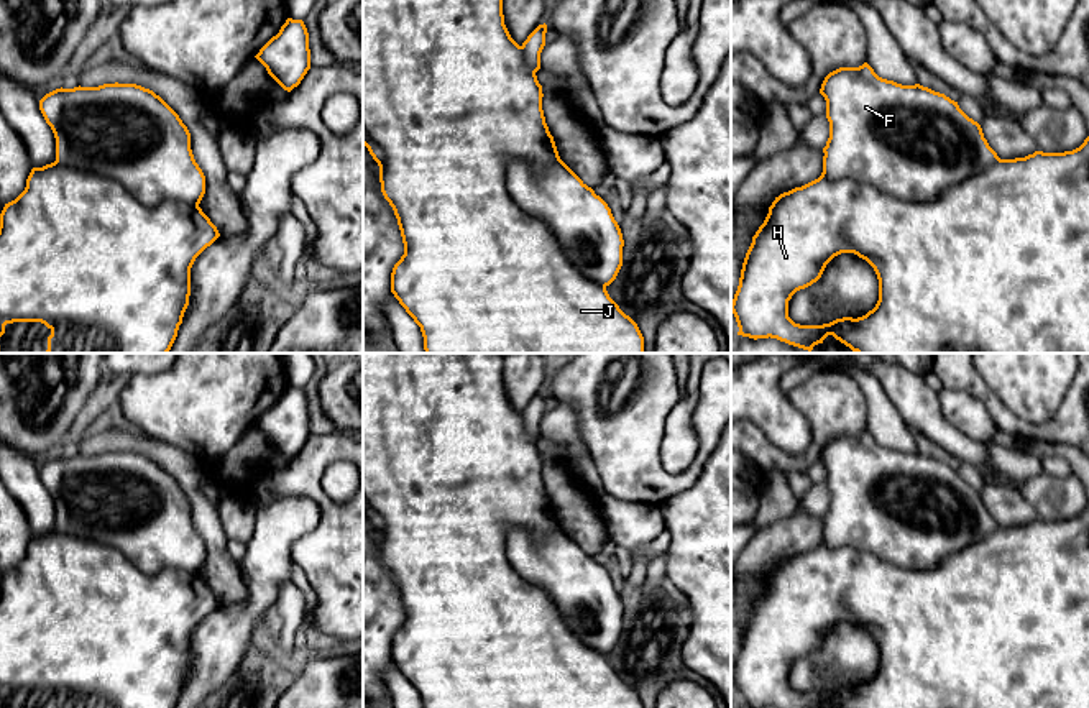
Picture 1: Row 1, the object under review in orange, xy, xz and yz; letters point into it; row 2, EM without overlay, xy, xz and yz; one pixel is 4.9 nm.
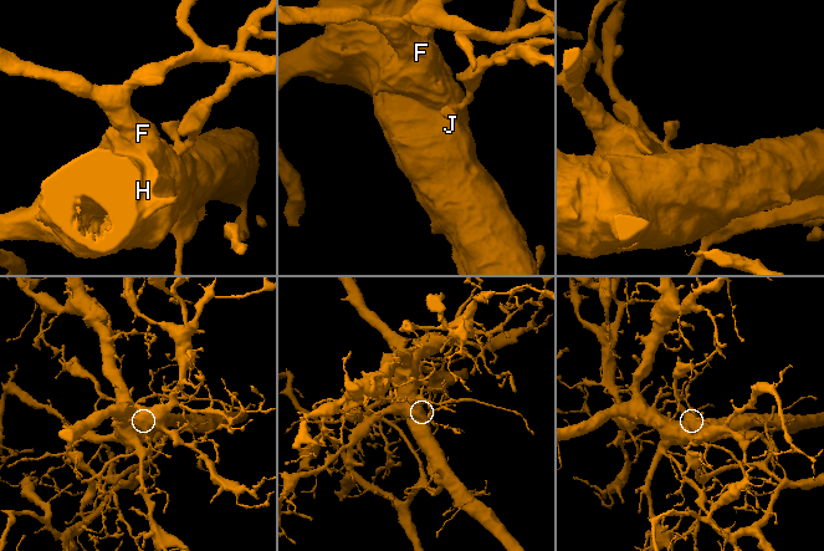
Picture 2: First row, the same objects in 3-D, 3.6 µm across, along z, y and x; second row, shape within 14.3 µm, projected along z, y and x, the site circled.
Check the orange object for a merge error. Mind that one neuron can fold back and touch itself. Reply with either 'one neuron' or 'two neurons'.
two neurons

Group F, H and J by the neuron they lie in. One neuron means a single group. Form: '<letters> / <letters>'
F / H J

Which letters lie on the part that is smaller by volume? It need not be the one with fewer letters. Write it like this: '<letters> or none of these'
F

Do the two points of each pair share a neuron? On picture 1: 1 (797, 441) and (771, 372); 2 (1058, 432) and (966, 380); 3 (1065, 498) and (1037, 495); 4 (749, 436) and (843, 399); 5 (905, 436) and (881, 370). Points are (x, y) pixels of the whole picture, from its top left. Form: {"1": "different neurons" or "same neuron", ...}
{"1": "same neuron", "2": "same neuron", "3": "same neuron", "4": "same neuron", "5": "different neurons"}

